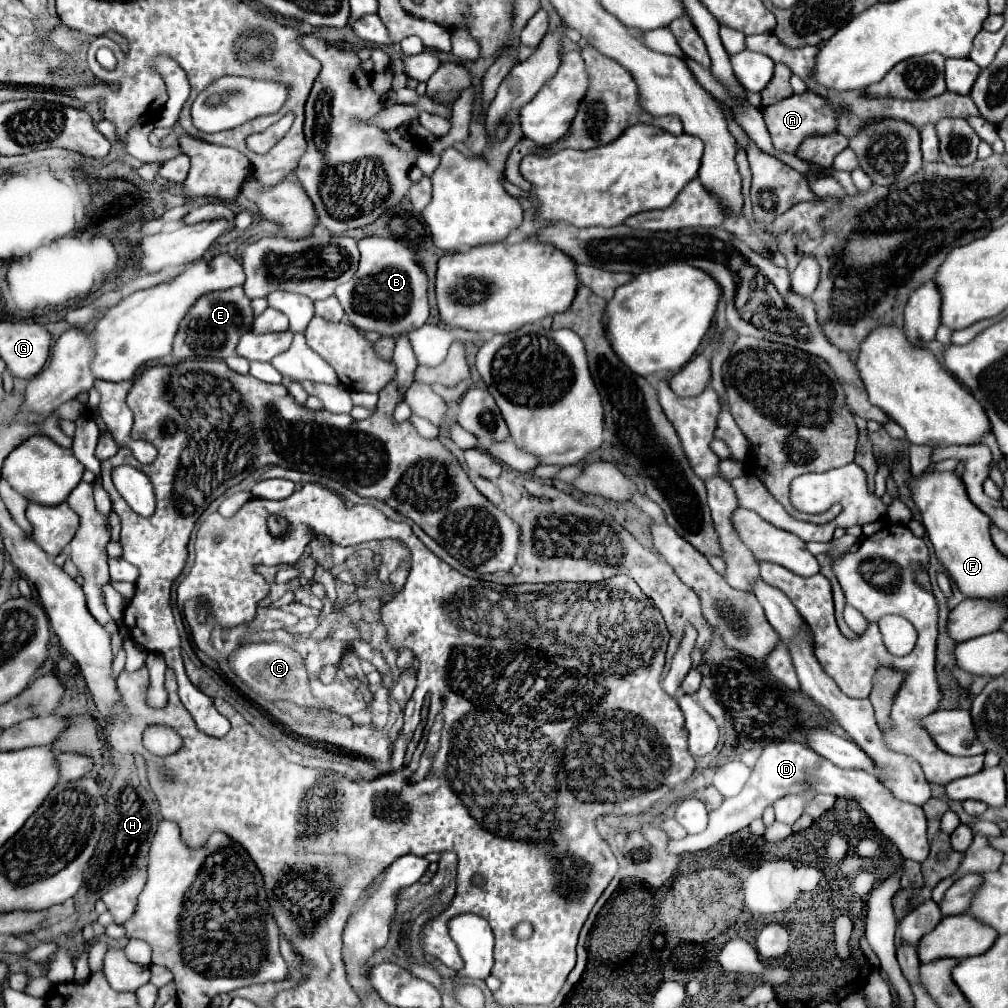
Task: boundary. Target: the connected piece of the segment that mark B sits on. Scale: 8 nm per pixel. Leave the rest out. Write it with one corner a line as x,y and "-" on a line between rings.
369,236
359,240
359,252
361,252
361,260
357,274
335,290
335,296
341,302
347,320
361,332
377,332
381,336
401,336
421,328
429,318
427,276
423,268
417,264
415,254
409,248
405,248
401,242
393,238
379,238
379,236

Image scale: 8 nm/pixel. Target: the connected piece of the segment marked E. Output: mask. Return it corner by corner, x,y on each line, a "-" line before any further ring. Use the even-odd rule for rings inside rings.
229,288
213,294
203,294
191,308
189,314
181,320
181,326
177,330
177,338
173,340
171,354
175,358
189,358
189,356
201,356
201,358
227,358
235,354
235,346
239,342
239,336
243,332
251,330
253,312
249,306
249,298
243,294
243,288

